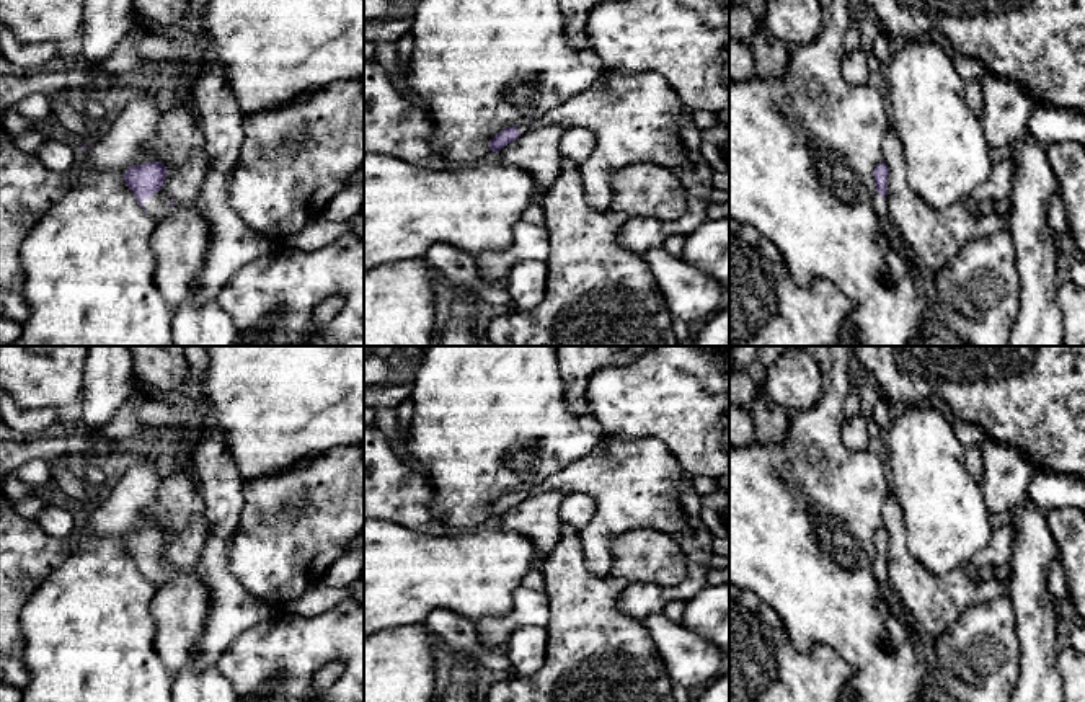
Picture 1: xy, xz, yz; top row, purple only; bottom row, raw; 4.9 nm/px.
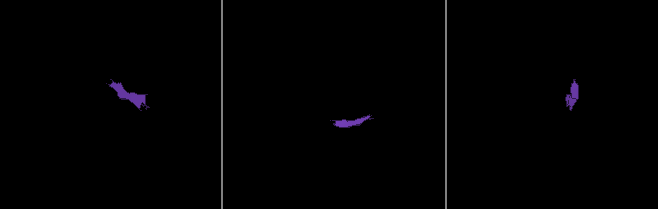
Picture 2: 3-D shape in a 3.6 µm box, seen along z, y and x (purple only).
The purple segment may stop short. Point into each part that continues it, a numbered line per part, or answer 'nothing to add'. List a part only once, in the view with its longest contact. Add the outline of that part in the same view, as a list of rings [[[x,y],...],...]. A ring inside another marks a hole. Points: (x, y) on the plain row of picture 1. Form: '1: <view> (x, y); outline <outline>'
1: xy (159, 573); outline [[[155,557],[150,565],[144,565],[142,570],[145,571],[147,578],[157,586],[163,586],[176,578],[179,578],[183,573],[171,571],[160,557]]]

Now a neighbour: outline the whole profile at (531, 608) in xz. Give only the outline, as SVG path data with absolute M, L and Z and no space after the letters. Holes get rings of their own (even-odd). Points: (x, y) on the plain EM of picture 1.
M520 588L514 593L512 611L507 615L488 615L475 622L476 635L486 648L506 645L520 627L547 627L548 599L545 591Z

